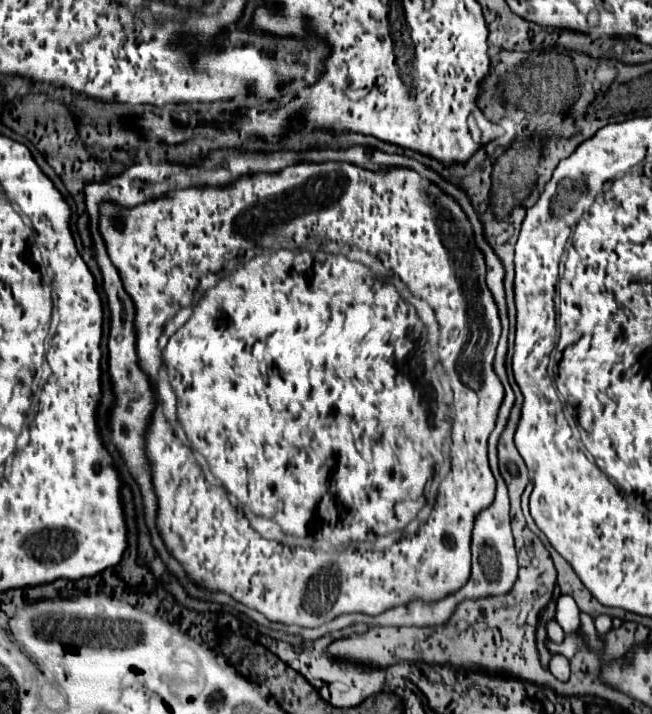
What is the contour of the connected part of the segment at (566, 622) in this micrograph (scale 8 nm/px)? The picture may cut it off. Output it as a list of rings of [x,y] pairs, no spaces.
[[[560,596],[556,608],[556,622],[564,628],[566,634],[576,630],[576,602],[572,596]]]

